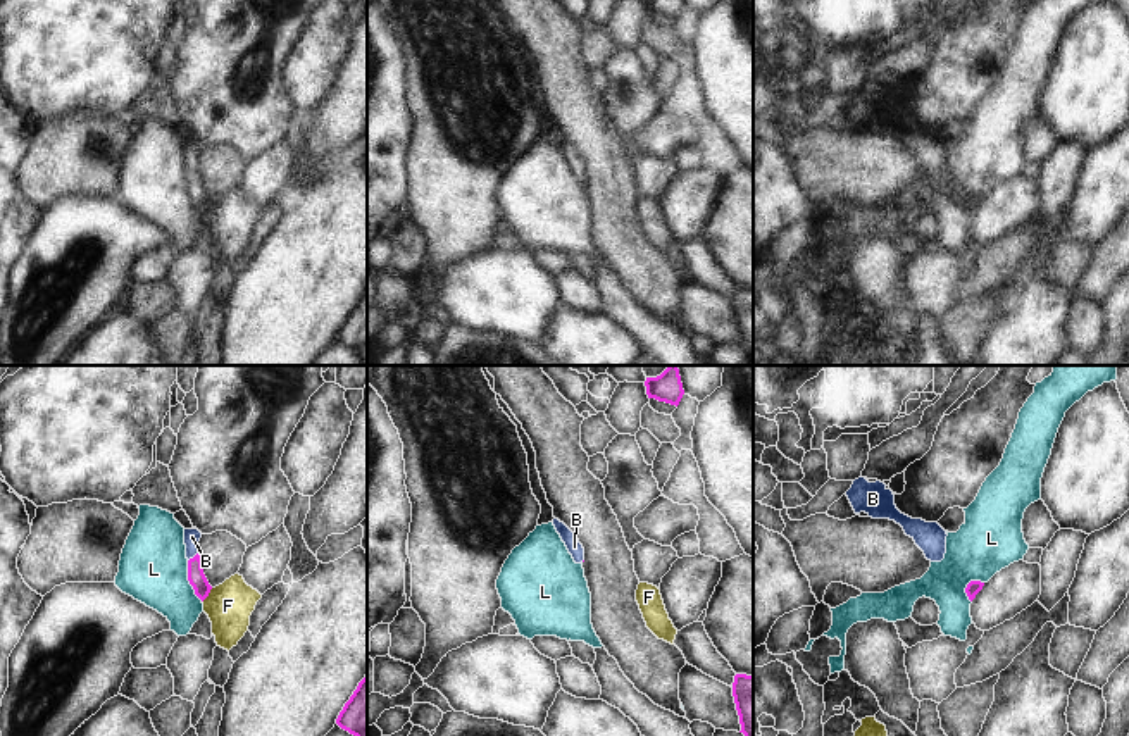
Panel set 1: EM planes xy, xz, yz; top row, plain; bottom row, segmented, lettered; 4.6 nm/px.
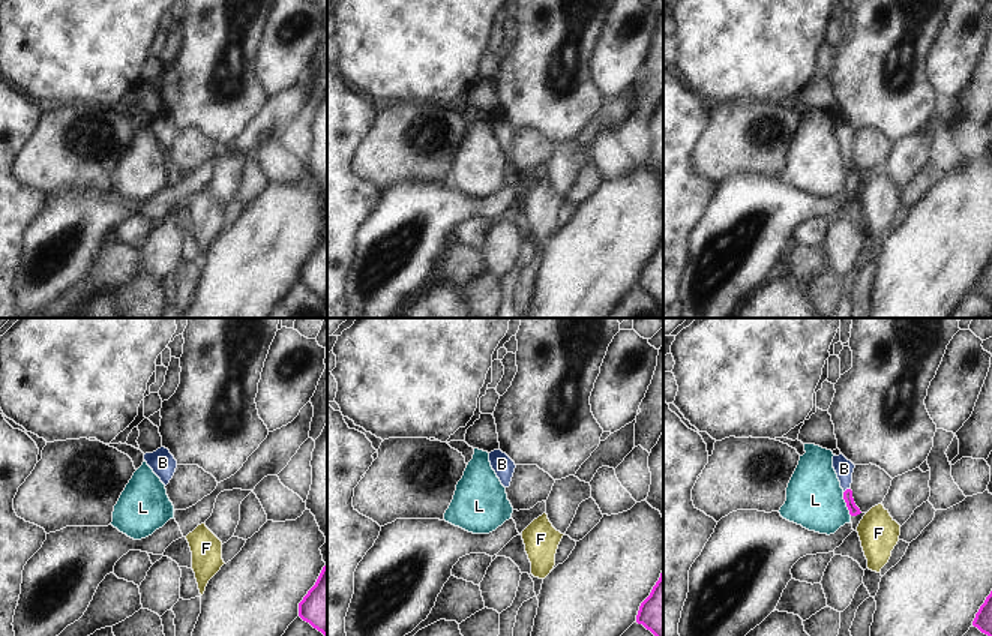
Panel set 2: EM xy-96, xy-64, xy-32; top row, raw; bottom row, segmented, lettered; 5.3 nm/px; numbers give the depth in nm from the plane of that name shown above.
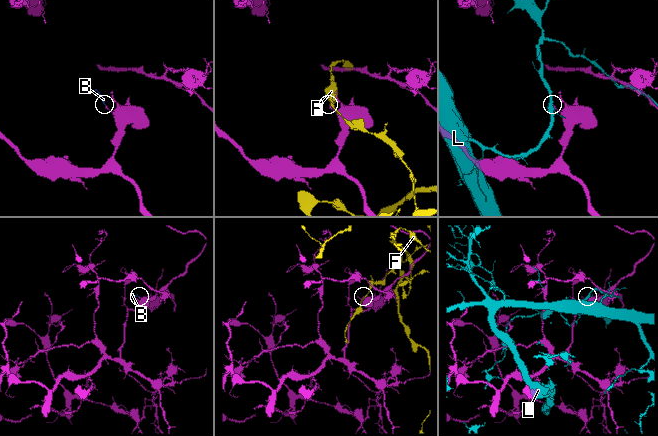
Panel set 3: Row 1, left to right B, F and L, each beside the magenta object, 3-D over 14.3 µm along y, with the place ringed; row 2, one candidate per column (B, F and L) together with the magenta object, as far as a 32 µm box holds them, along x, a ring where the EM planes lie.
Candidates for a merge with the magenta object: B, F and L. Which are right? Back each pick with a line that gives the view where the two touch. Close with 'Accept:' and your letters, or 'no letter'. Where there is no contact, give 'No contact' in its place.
B: Touches magenta in xy
Accept: B

